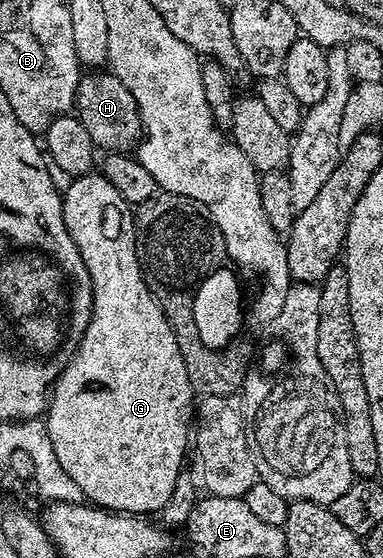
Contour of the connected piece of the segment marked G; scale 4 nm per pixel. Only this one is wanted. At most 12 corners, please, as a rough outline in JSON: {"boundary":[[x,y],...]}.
{"boundary":[[77,175],[62,217],[92,316],[50,388],[58,465],[151,516],[194,392],[148,292],[134,211]]}

